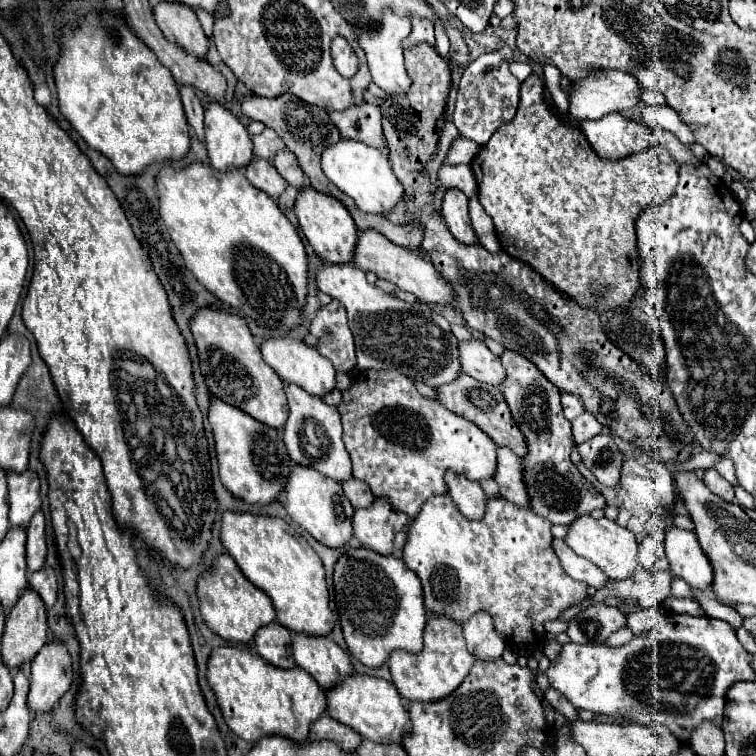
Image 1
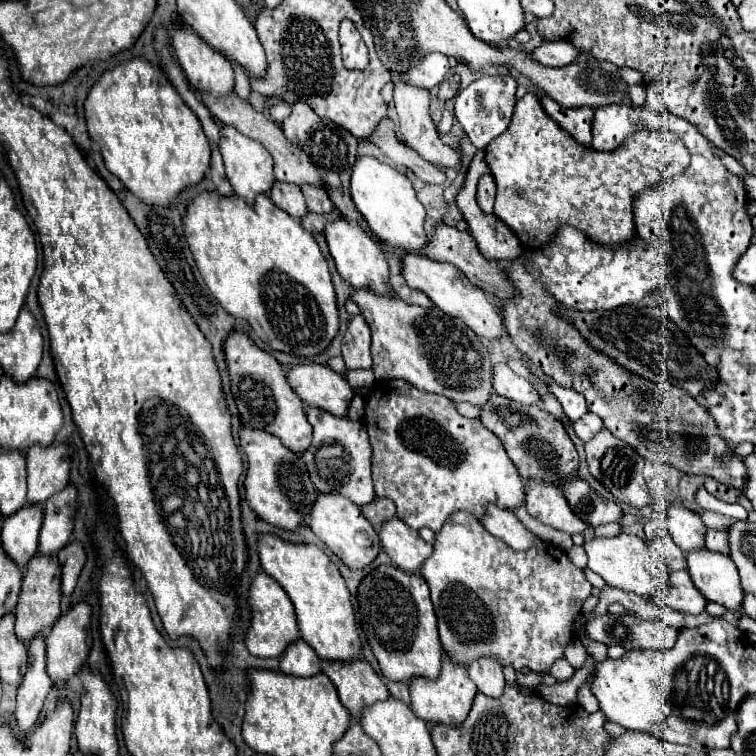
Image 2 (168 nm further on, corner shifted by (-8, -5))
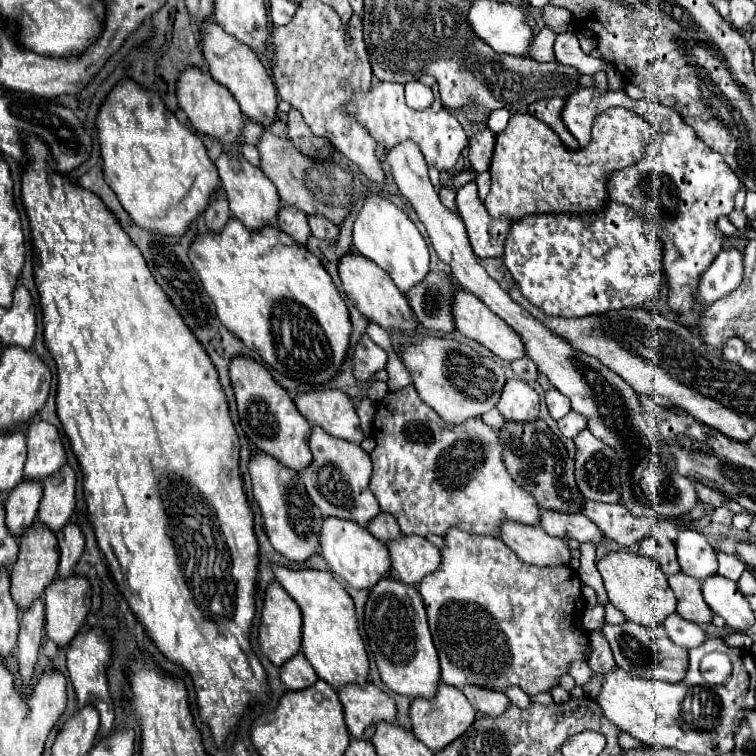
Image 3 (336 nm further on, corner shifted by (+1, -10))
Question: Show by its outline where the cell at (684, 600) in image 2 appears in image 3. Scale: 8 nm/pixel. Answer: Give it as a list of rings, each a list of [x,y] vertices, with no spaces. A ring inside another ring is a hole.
[[[670,575],[668,577],[670,589],[678,597],[678,615],[686,621],[704,623],[710,625],[714,613],[710,607],[706,607],[706,601],[702,599],[702,583],[696,579],[690,579],[688,575]]]

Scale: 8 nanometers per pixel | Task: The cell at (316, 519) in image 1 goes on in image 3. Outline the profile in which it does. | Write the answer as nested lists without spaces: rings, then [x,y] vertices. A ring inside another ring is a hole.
[[[324,519],[320,547],[322,557],[326,559],[330,569],[354,589],[372,589],[378,581],[390,575],[392,561],[388,547],[382,541],[378,541],[366,527],[358,527],[358,523],[350,523],[344,519]]]

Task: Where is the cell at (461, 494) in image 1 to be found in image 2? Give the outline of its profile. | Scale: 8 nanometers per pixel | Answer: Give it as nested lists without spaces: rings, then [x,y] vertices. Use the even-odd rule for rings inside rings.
[[[489,504],[485,508],[485,514],[481,516],[481,524],[495,536],[507,542],[515,550],[527,550],[535,542],[535,534],[529,532],[509,510],[503,510],[495,504]]]

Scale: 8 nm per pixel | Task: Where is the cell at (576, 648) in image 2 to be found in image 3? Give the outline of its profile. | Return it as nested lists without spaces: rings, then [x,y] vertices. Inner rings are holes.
[[[572,663],[570,665],[570,675],[576,679],[576,685],[584,687],[594,677],[594,671],[588,667],[588,663]]]

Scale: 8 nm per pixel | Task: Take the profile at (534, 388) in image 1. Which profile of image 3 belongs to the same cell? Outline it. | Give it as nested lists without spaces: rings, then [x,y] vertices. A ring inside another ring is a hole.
[[[586,501],[586,507],[582,509],[582,513],[590,521],[594,521],[608,539],[612,539],[624,547],[630,547],[630,545],[642,541],[644,537],[648,537],[652,525],[654,525],[650,519],[644,519],[644,517],[640,519],[640,517],[630,515],[626,511],[626,507],[622,507],[622,503]]]

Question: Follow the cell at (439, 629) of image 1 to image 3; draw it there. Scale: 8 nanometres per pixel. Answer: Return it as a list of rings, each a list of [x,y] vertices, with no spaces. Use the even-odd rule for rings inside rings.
[[[440,683],[436,699],[418,697],[412,701],[410,719],[412,719],[412,733],[436,753],[436,751],[442,751],[446,745],[450,745],[454,739],[458,739],[466,731],[466,727],[474,723],[476,711],[470,707],[466,695],[460,689],[446,687],[444,683]]]

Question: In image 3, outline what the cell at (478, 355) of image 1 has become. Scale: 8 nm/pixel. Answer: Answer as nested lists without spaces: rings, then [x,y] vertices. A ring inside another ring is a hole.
[[[508,379],[502,399],[498,401],[498,411],[504,419],[514,423],[530,423],[538,417],[540,399],[538,393],[520,379]]]

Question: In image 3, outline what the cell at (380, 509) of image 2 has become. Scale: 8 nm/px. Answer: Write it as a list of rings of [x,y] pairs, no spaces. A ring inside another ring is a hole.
[[[380,513],[376,519],[370,521],[370,527],[368,529],[382,543],[388,543],[388,541],[394,541],[394,539],[400,539],[402,537],[400,527],[398,527],[394,515],[390,515],[390,513]]]

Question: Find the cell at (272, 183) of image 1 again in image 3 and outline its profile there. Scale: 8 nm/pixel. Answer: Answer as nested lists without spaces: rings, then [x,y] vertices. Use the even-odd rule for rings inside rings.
[[[282,207],[282,215],[278,217],[278,227],[300,245],[306,245],[308,237],[312,235],[308,217],[302,215],[302,211],[294,211],[294,207]]]

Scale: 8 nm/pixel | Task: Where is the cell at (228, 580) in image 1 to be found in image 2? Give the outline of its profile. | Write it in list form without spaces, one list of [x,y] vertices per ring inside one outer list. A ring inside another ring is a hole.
[[[257,572],[253,576],[253,582],[247,594],[247,610],[251,612],[251,624],[243,642],[253,656],[277,658],[283,654],[287,644],[299,638],[299,630],[297,630],[297,622],[293,614],[295,610],[291,606],[291,600],[287,598],[285,590],[281,590],[281,586],[273,578],[269,578],[265,572]]]

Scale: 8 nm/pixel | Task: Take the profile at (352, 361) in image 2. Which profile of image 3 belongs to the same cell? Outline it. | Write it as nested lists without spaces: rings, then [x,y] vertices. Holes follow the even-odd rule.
[[[364,335],[354,351],[354,375],[356,375],[356,379],[362,383],[370,381],[374,373],[378,373],[386,367],[386,363],[388,363],[386,351],[382,351],[380,345],[376,345],[368,335]]]

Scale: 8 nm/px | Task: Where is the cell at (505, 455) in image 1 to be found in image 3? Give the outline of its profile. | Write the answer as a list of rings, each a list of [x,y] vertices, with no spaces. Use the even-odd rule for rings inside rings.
[[[542,509],[542,529],[548,535],[562,539],[576,539],[578,543],[592,543],[596,547],[602,545],[600,529],[586,515],[562,515],[558,511]]]

